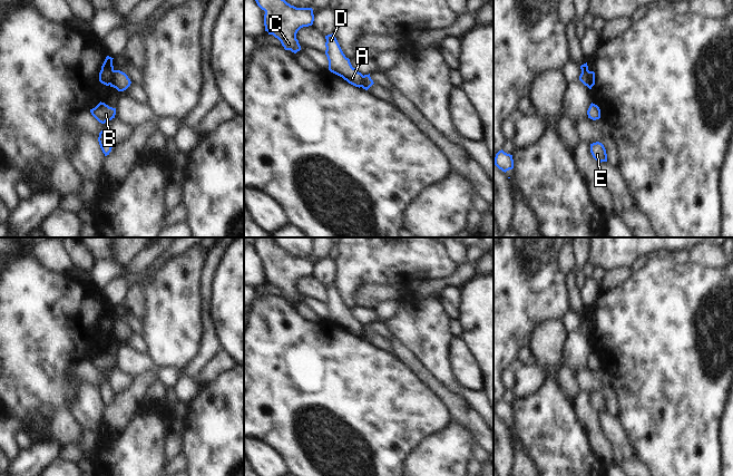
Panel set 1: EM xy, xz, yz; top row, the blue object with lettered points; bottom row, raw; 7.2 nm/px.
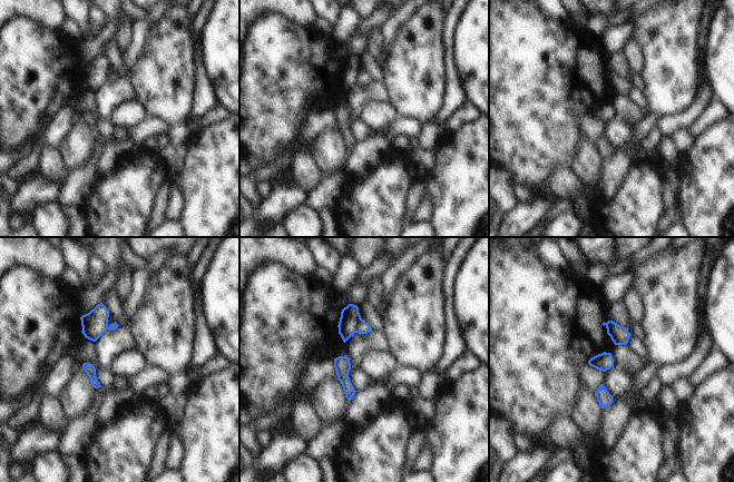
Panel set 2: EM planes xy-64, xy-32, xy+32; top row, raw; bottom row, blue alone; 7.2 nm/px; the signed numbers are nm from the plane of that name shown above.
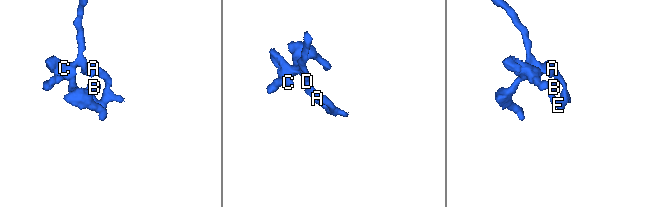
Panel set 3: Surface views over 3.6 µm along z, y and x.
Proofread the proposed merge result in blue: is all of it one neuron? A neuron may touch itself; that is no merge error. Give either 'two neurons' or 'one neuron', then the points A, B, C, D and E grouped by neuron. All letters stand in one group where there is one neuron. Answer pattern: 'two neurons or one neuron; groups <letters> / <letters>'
two neurons; groups A C D / B E

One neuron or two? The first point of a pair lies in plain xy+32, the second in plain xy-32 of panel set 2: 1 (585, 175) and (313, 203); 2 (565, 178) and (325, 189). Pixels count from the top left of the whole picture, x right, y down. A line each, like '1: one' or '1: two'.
1: two
2: two

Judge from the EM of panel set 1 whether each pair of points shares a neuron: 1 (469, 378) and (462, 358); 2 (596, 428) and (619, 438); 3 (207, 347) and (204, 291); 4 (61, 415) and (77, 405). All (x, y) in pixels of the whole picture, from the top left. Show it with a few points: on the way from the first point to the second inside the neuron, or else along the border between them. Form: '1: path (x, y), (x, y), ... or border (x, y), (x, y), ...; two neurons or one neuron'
1: path (468, 374), (462, 362); one neuron
2: border (597, 413), (602, 429), (611, 444), (614, 456); two neurons
3: path (207, 333), (205, 304); one neuron
4: border (67, 408), (80, 428); two neurons

